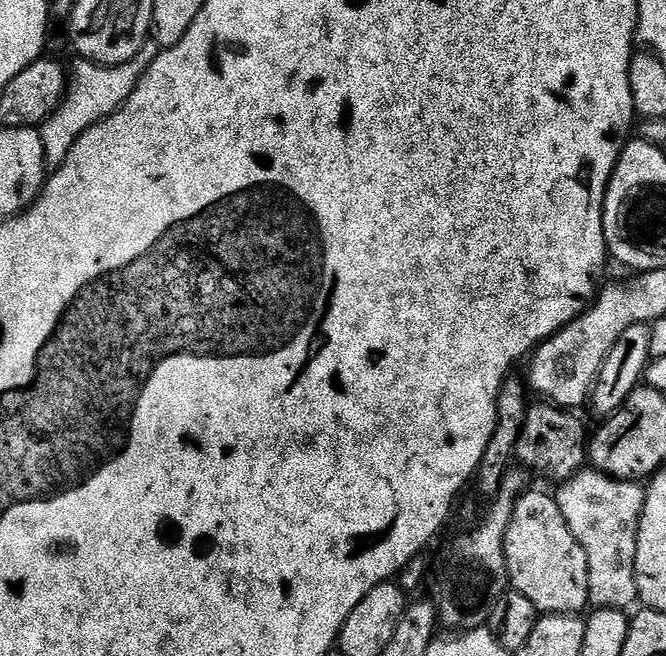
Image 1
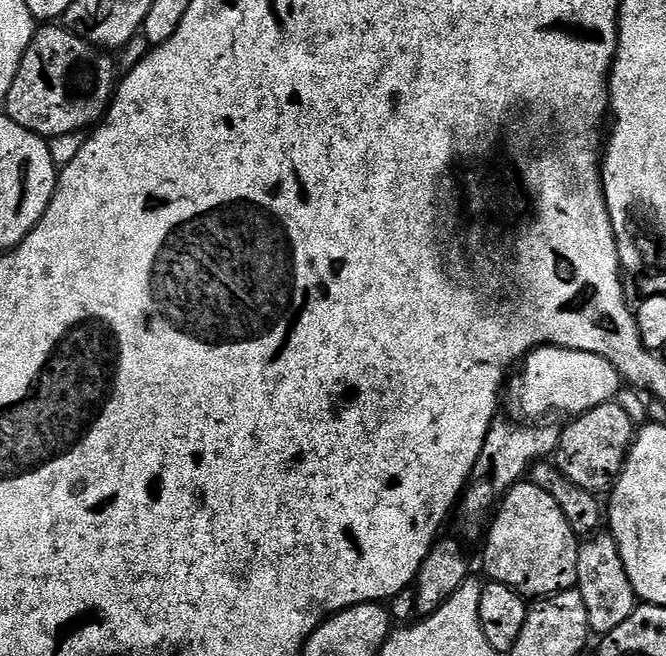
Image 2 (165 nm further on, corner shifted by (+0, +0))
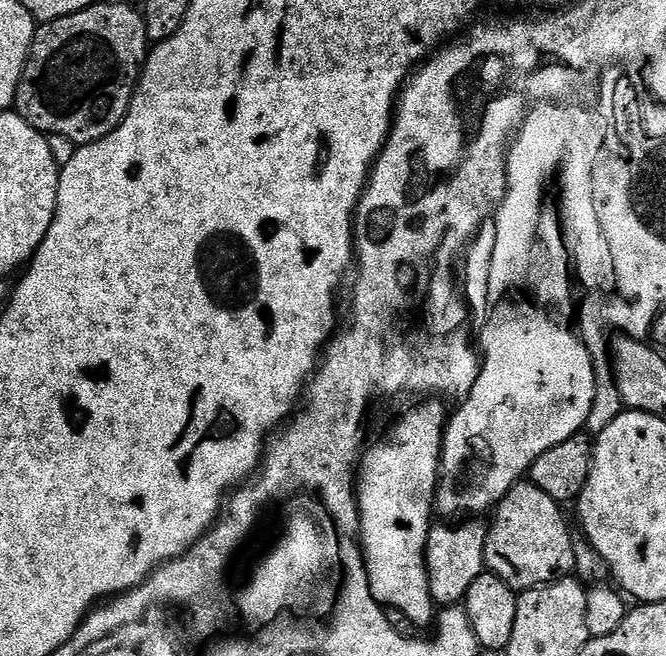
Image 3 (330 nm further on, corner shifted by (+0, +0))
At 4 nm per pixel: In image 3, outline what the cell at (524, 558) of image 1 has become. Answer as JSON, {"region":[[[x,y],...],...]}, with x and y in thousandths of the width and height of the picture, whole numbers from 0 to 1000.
{"region":[[[782,735],[773,738],[743,774],[745,788],[733,799],[730,820],[727,857],[731,870],[754,881],[754,887],[764,890],[776,904],[832,890],[859,872],[862,811],[853,806],[848,776],[826,759],[826,753],[814,753],[814,747],[796,735]]]}

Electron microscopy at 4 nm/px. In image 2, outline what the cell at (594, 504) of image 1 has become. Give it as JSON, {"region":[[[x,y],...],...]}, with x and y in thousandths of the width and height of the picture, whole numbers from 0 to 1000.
{"region":[[[896,814],[872,828],[865,896],[874,905],[874,918],[880,918],[883,956],[890,965],[928,960],[928,954],[934,954],[958,924],[955,901],[952,893],[946,893],[946,881],[934,863],[934,848],[928,845],[928,832],[917,814]]]}

